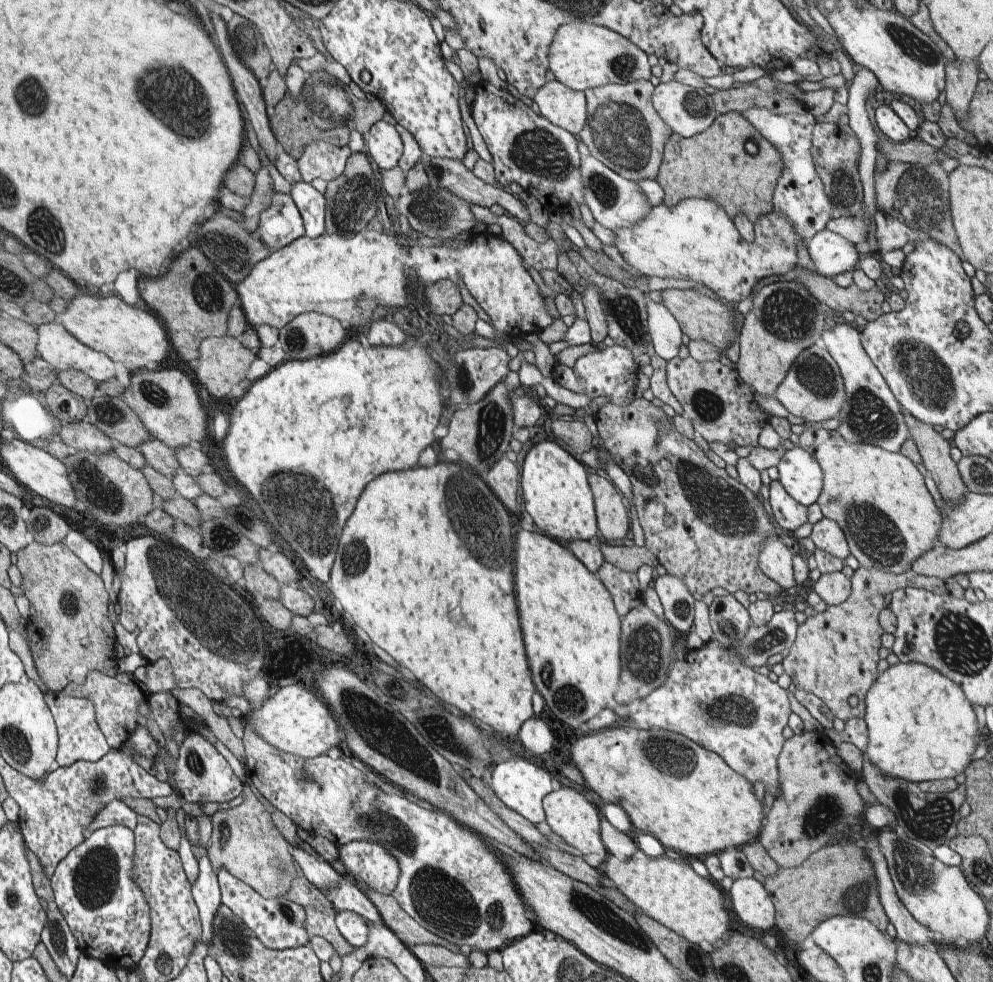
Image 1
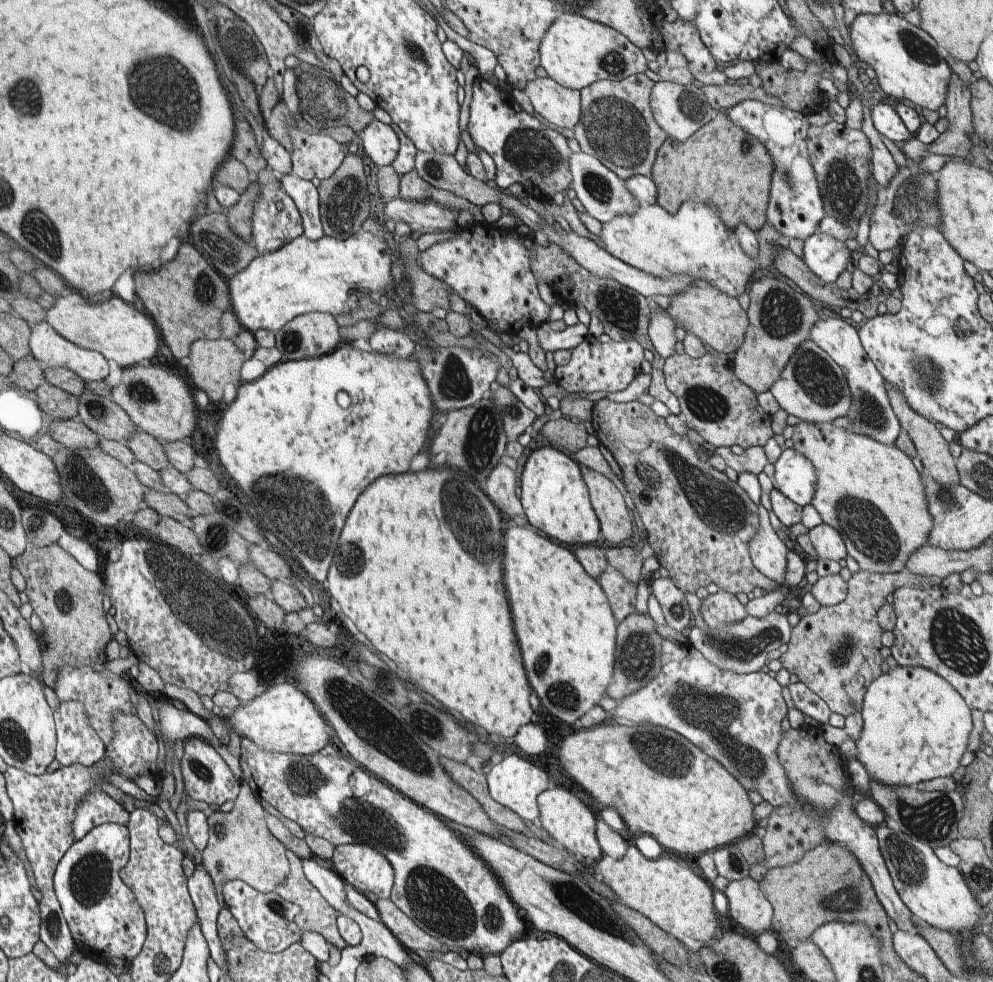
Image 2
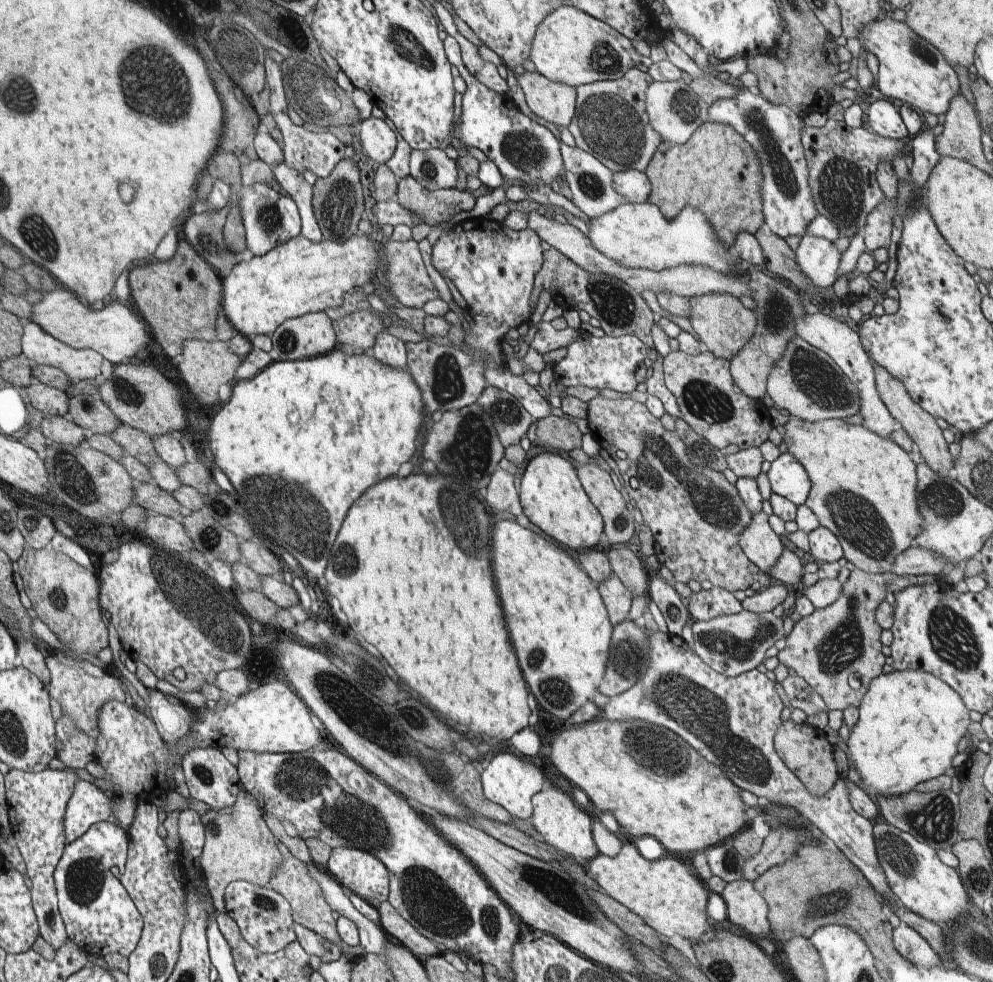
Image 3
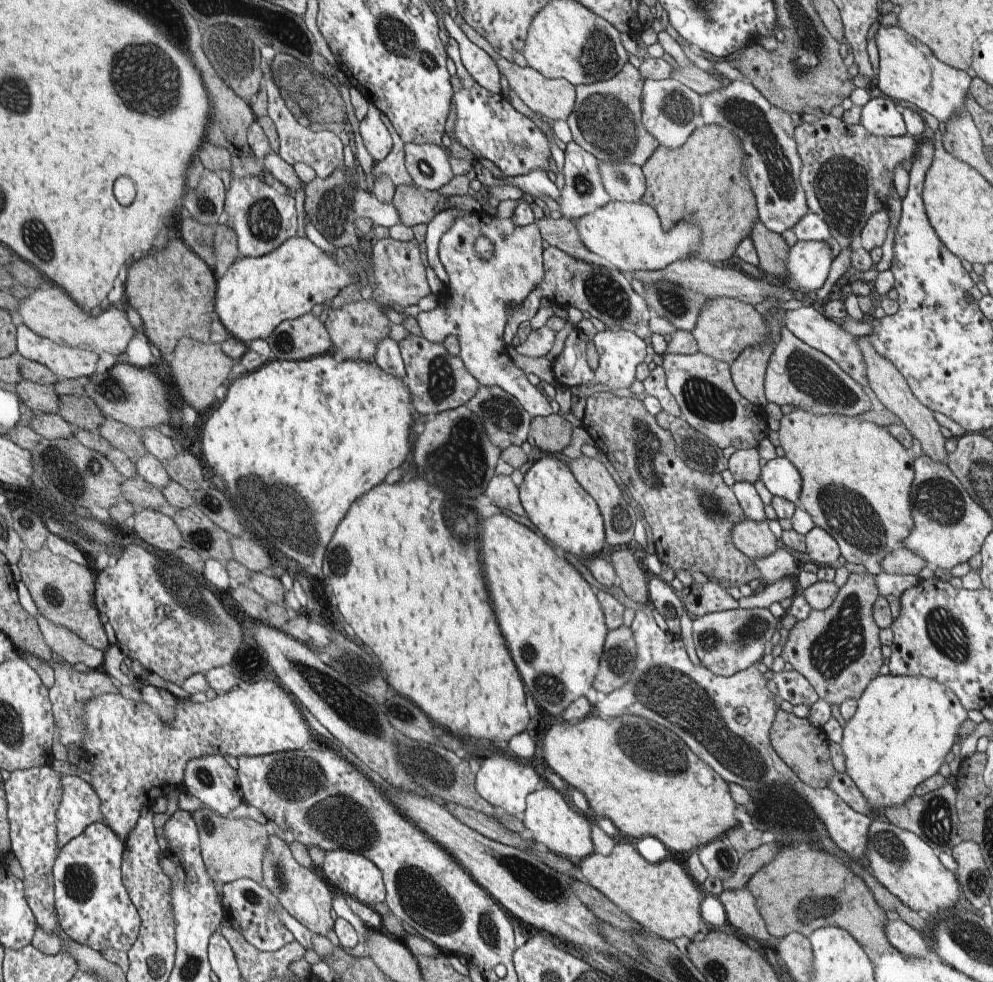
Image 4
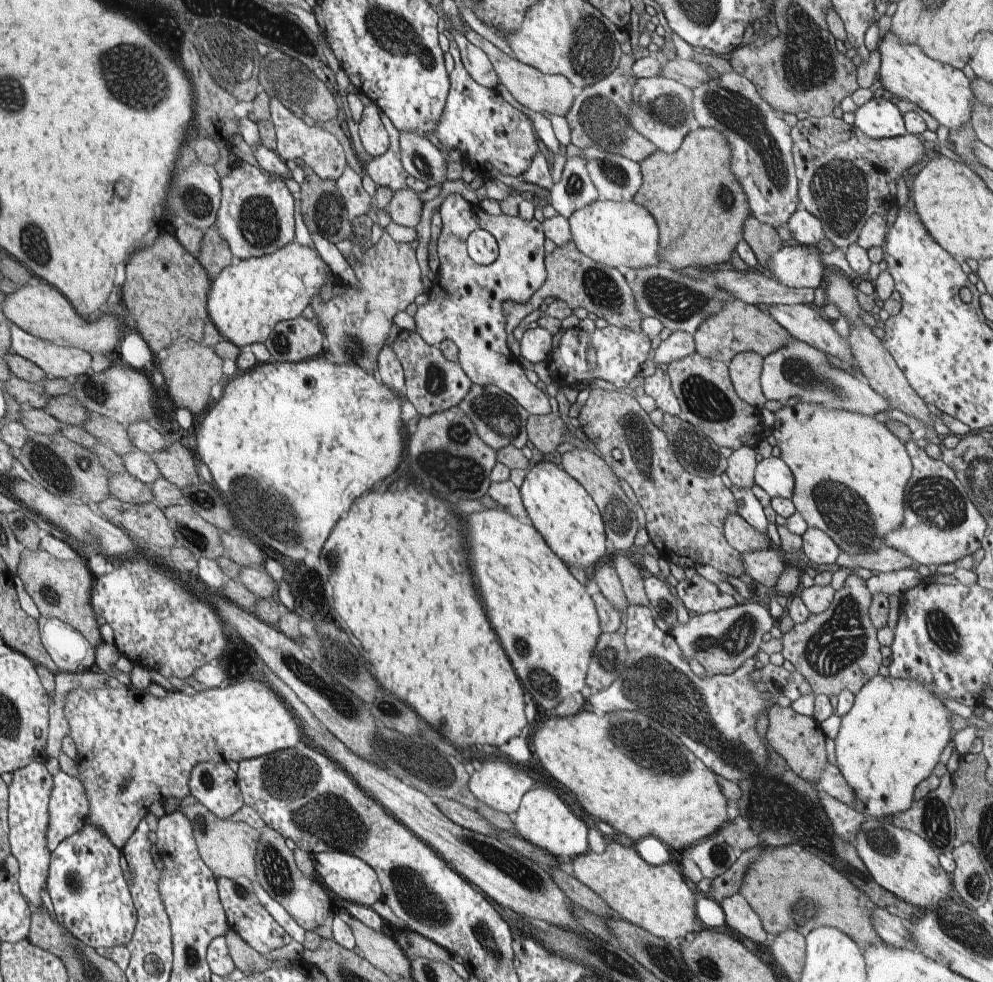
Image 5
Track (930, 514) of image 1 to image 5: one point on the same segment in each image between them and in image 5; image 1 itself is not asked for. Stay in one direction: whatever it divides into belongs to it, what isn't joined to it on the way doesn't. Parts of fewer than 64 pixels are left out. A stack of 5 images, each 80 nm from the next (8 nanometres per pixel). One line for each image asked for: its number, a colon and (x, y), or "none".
2: (871, 493)
3: (862, 486)
4: (856, 477)
5: (851, 472)

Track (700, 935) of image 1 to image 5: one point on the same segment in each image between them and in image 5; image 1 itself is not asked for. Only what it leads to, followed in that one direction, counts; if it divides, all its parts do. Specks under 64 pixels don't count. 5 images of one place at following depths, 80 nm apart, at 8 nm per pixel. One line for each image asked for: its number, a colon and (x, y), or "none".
2: (666, 891)
3: (667, 896)
4: (662, 898)
5: (658, 898)

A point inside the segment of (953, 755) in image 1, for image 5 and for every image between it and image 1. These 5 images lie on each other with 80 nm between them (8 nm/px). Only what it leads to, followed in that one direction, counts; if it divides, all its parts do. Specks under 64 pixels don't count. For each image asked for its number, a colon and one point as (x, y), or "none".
2: (915, 728)
3: (910, 723)
4: (903, 727)
5: (891, 740)

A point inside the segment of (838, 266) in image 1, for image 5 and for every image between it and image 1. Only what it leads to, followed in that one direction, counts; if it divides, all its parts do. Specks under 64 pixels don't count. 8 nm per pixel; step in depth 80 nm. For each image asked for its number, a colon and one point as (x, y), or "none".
2: (827, 257)
3: (818, 259)
4: (808, 263)
5: (798, 267)

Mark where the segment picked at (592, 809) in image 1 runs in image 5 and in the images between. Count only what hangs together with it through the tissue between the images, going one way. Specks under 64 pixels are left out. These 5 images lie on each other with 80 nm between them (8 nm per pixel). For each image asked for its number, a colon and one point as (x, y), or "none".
2: (570, 821)
3: (566, 827)
4: (557, 827)
5: (543, 819)

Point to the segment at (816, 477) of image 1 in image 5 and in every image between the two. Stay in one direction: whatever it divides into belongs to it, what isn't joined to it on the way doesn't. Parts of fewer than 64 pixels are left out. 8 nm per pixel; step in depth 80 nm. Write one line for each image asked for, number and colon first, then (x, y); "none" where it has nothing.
2: (794, 475)
3: (788, 479)
4: (780, 477)
5: (773, 475)

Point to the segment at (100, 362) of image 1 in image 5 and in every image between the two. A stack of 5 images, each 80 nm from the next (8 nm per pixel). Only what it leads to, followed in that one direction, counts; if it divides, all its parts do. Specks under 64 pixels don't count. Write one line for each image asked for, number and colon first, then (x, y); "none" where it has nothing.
2: (47, 347)
3: (40, 348)
4: (66, 362)
5: (57, 362)

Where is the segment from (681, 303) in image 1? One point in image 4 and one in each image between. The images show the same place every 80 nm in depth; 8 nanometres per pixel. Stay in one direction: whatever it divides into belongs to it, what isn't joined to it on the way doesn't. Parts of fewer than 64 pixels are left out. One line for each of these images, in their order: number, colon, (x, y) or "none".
2: (717, 320)
3: (724, 326)
4: (714, 332)

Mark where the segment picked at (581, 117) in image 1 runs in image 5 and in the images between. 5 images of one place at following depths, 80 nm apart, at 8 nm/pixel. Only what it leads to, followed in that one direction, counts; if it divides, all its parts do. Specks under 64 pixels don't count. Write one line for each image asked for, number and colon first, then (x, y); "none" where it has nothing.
2: (560, 106)
3: (555, 102)
4: (553, 99)
5: (548, 94)

